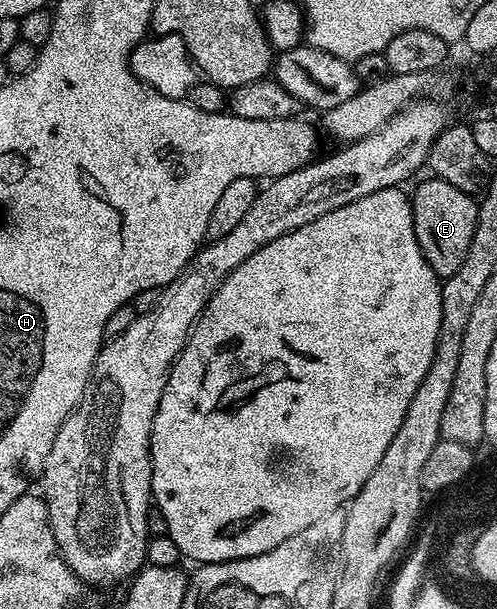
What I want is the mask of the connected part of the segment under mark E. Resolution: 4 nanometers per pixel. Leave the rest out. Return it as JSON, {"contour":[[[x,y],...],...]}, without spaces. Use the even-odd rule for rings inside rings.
{"contour":[[[426,178],[426,182],[411,190],[415,240],[419,240],[427,264],[431,264],[438,278],[444,280],[456,272],[459,264],[463,264],[467,248],[471,248],[471,236],[475,236],[477,223],[477,202],[474,195],[459,192],[459,188],[447,184],[447,180]]]}

